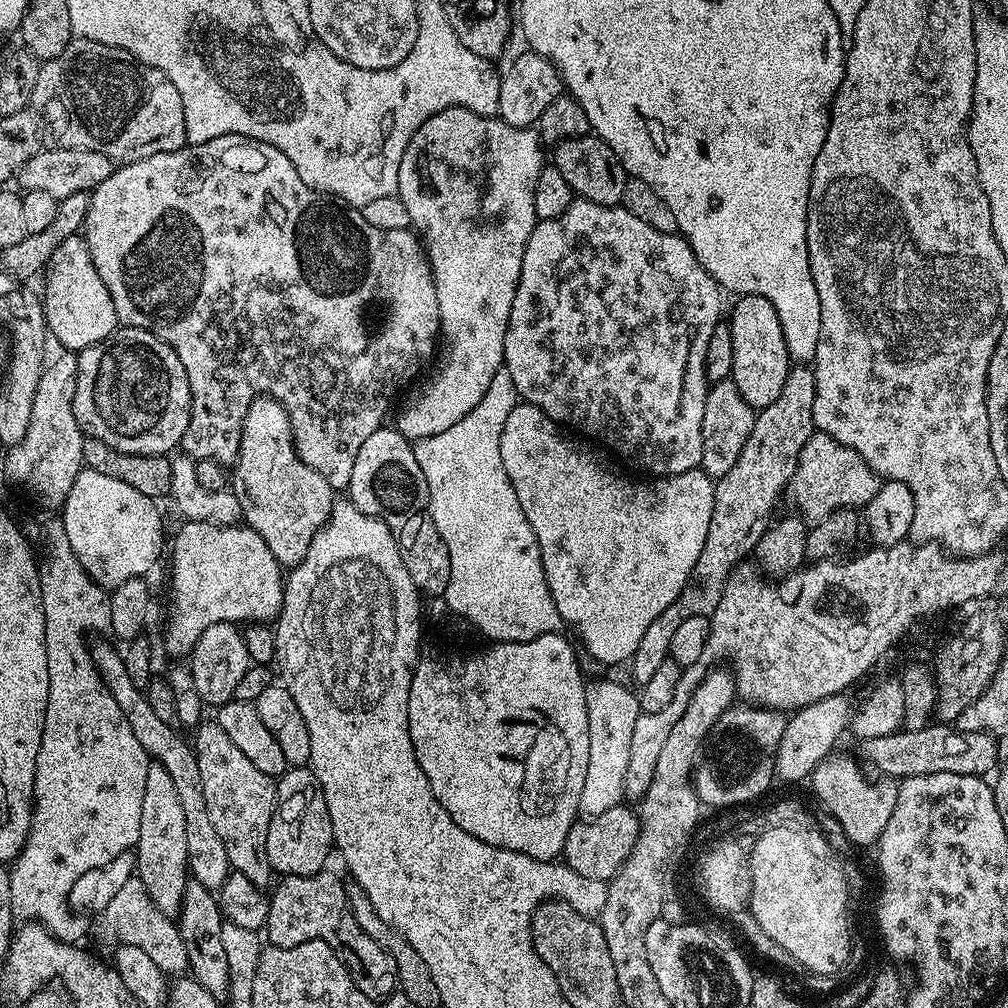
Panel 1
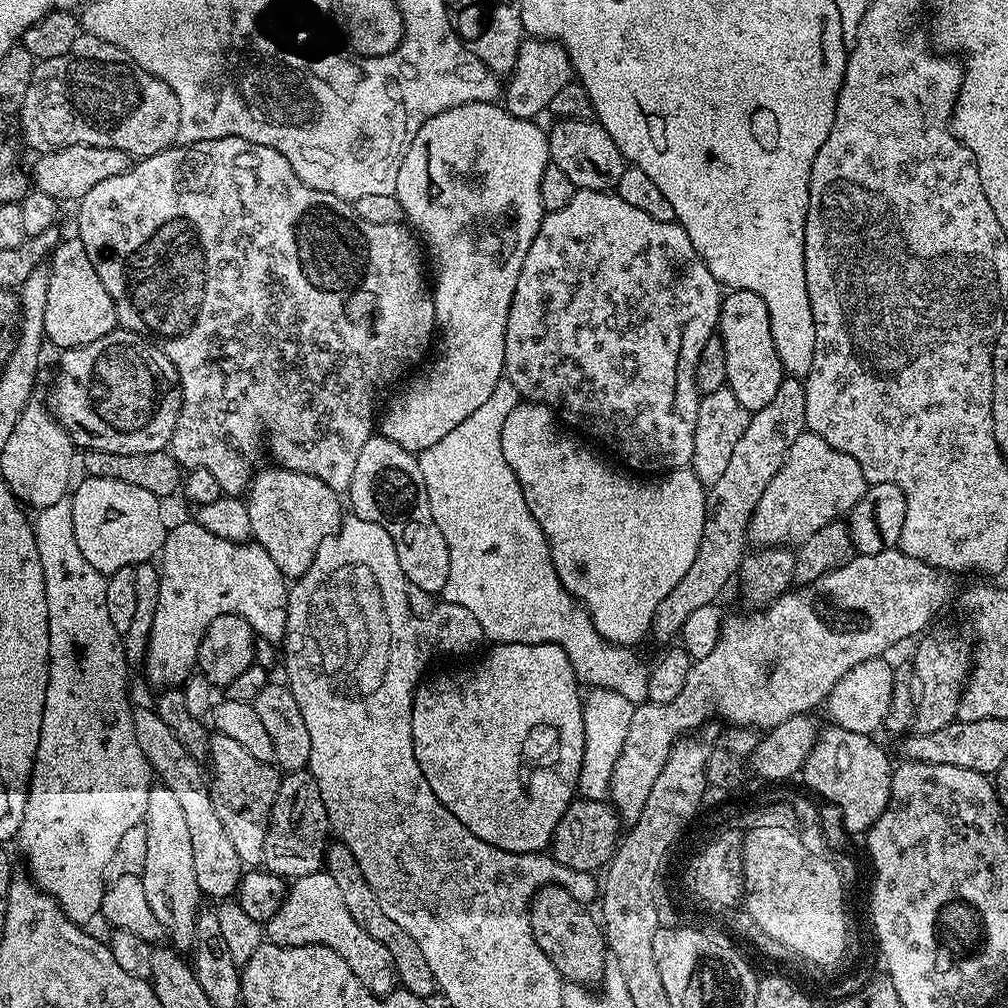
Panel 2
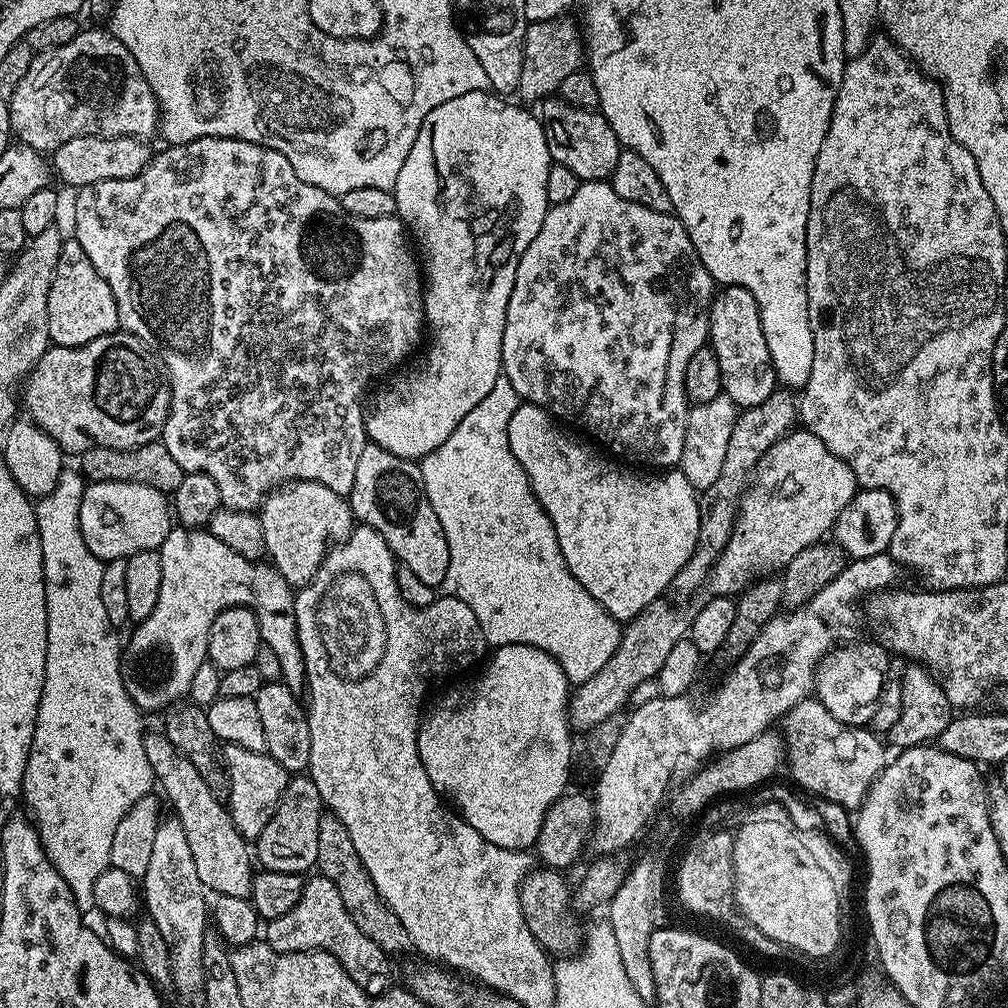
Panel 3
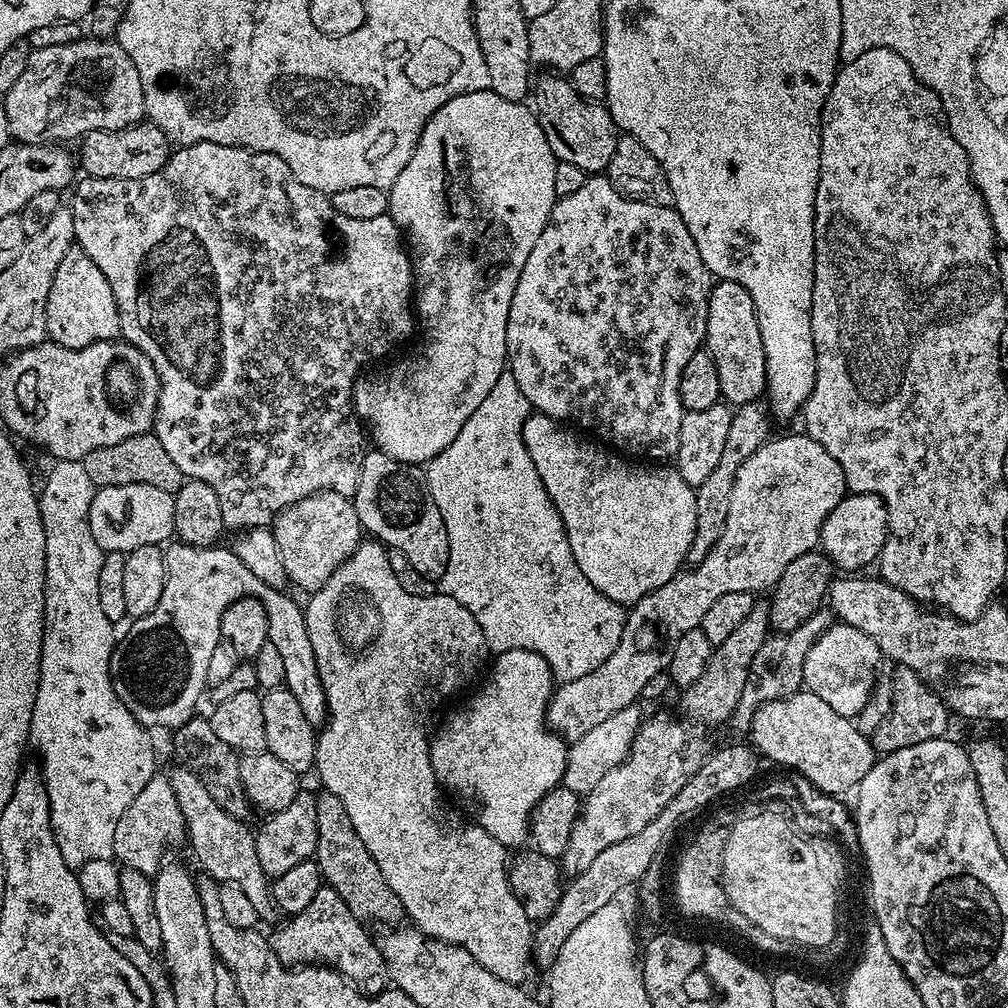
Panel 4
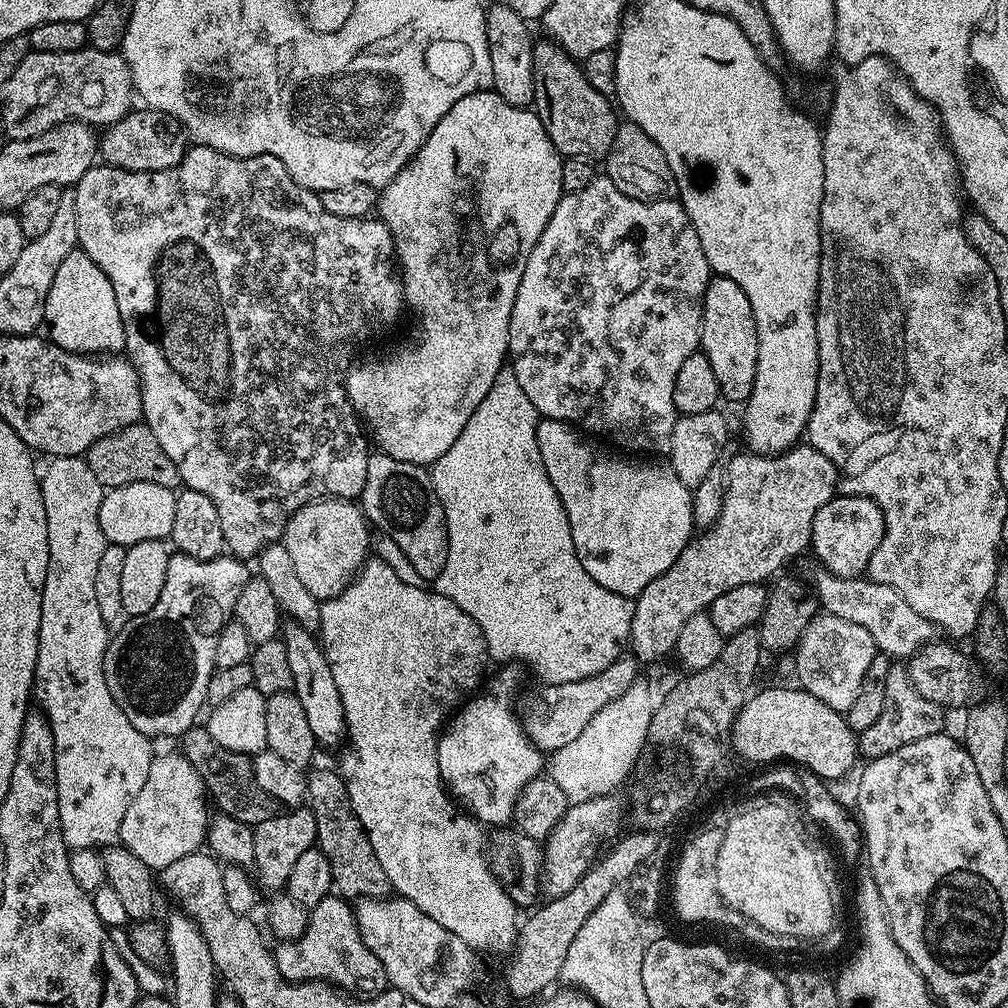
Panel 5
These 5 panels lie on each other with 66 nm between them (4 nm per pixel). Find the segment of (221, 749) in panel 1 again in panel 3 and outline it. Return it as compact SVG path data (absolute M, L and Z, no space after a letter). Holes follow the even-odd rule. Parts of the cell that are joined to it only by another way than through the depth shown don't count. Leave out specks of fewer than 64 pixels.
M224 744L222 748L222 765L226 773L226 789L228 788L228 800L226 796L226 807L228 813L232 815L234 826L244 839L249 842L255 842L262 834L262 830L266 826L266 822L270 822L270 818L274 814L274 810L278 810L282 794L288 785L290 774L278 762L274 762L274 758L269 756L267 752L255 752L254 750L242 750L242 746L234 746L233 744Z

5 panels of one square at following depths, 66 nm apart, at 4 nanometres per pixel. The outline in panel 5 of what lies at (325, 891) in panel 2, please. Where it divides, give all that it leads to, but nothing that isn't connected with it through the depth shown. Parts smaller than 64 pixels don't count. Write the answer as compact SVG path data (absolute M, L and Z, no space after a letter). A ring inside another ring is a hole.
M329 894L311 908L308 925L301 936L275 946L276 969L290 982L323 980L340 990L365 988L368 994L379 994L389 987L382 962L378 962L376 955L360 937L353 905L339 894Z

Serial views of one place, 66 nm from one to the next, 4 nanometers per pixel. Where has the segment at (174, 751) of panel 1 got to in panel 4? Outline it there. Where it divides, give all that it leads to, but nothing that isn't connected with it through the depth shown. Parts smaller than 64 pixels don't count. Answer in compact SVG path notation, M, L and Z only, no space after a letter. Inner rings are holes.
M176 766L173 772L167 773L167 777L174 790L174 798L178 798L178 806L182 810L187 847L192 847L192 852L204 871L203 875L217 882L238 886L250 898L261 921L279 921L282 913L272 900L269 885L262 879L255 831L251 827L248 829L249 825L245 821L226 814L226 810L222 810L222 806L218 806L218 802L210 798L210 790L202 786L202 778L198 778L198 774L192 773L188 767Z

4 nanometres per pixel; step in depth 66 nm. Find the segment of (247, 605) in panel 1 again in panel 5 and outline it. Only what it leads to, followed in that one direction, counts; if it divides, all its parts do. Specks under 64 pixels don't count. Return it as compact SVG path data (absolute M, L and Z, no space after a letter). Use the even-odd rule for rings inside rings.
M172 554L158 602L146 614L125 619L119 625L120 633L117 636L115 633L109 639L104 659L106 686L110 686L114 702L122 706L122 714L126 714L130 722L134 722L134 730L138 730L143 736L180 738L197 723L196 715L199 714L200 707L205 707L208 683L216 668L216 635L229 623L233 615L238 594L242 594L250 578L248 567L245 561L228 554L213 560ZM288 622L283 625L282 639L286 646L286 659L290 662L290 674L294 678L292 691L296 693L298 702L302 702L302 710L306 710L306 719L310 730L314 730L317 745L336 744L339 740L341 743L346 736L342 698L334 683L332 666L324 657L317 637L300 624Z

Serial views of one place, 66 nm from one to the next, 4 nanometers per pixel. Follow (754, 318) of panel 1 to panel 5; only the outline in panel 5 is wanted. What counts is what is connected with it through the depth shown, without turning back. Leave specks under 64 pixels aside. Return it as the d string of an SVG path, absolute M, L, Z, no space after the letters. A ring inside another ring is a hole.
M713 275L706 286L702 306L700 348L710 358L710 366L718 378L718 390L725 401L743 405L754 390L754 374L758 366L758 330L754 326L754 310L750 310L750 298L742 294L738 282Z

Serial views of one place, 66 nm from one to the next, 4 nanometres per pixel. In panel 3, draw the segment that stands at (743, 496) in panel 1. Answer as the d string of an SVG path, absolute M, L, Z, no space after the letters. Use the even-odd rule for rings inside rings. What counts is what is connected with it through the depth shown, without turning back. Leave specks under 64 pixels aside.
M784 386L777 387L776 391L770 394L770 398L766 398L766 402L758 402L758 406L743 409L737 415L722 470L718 473L714 486L699 493L698 542L694 542L694 554L686 558L686 566L682 566L682 570L678 570L678 574L672 580L673 593L677 592L680 596L692 596L703 584L705 587L709 583L712 567L722 554L732 533L736 516L740 513L740 499L744 496L744 489L748 487L761 458L768 453L772 443L793 431L797 420L797 397Z

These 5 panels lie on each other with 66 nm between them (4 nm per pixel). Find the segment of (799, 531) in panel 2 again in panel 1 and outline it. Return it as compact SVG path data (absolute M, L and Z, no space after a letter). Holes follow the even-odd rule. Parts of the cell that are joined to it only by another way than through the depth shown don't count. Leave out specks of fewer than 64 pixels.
M813 431L812 436L802 446L802 454L798 458L798 466L792 475L792 481L788 483L786 492L792 495L792 504L797 513L805 521L815 522L824 520L831 512L837 512L839 508L859 509L870 502L874 494L878 494L881 477L875 470L850 446L842 446L830 434Z

